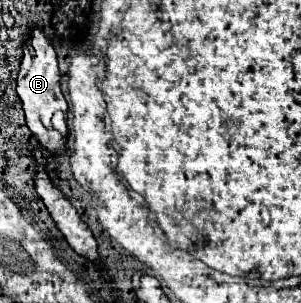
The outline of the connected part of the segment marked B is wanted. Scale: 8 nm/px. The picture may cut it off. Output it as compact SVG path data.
M34 27L28 41L24 43L24 55L22 55L22 65L20 65L20 73L18 73L18 97L22 101L22 109L26 115L26 123L30 127L30 131L36 135L36 139L40 141L42 147L46 147L50 153L60 153L64 151L64 135L60 135L54 127L52 127L52 115L56 111L64 111L68 109L68 103L60 91L60 71L58 71L58 61L56 61L56 51L50 43L50 39L38 29Z

